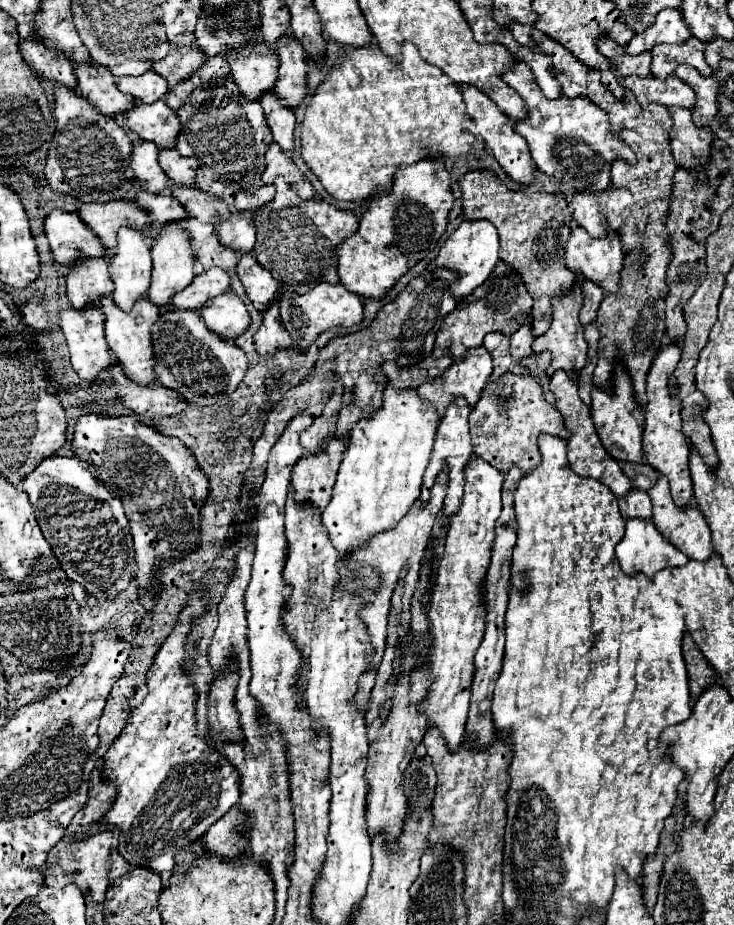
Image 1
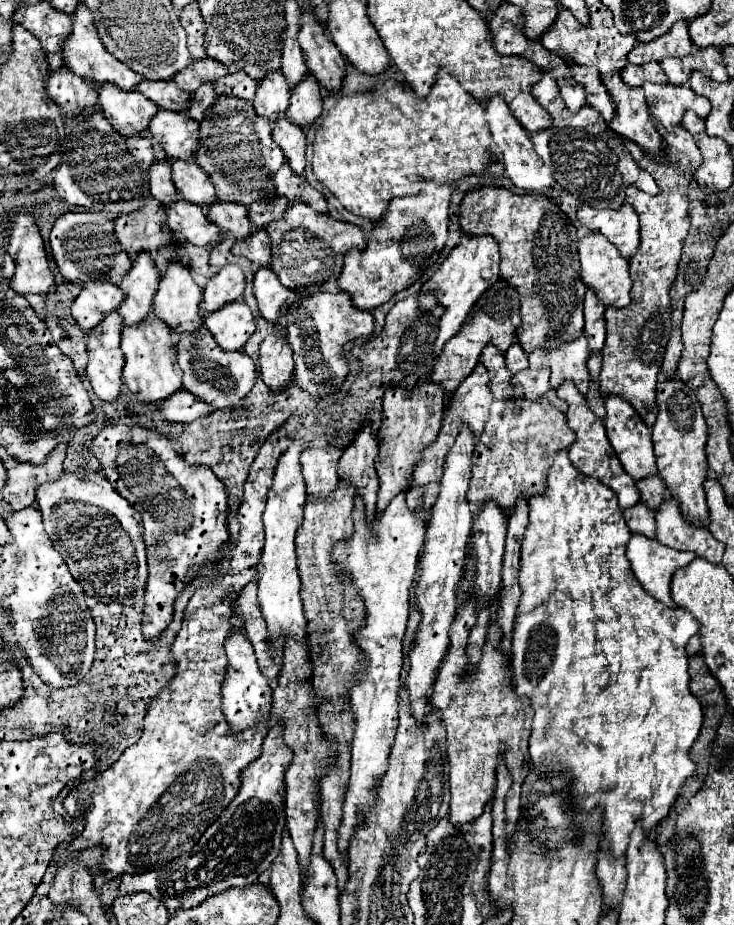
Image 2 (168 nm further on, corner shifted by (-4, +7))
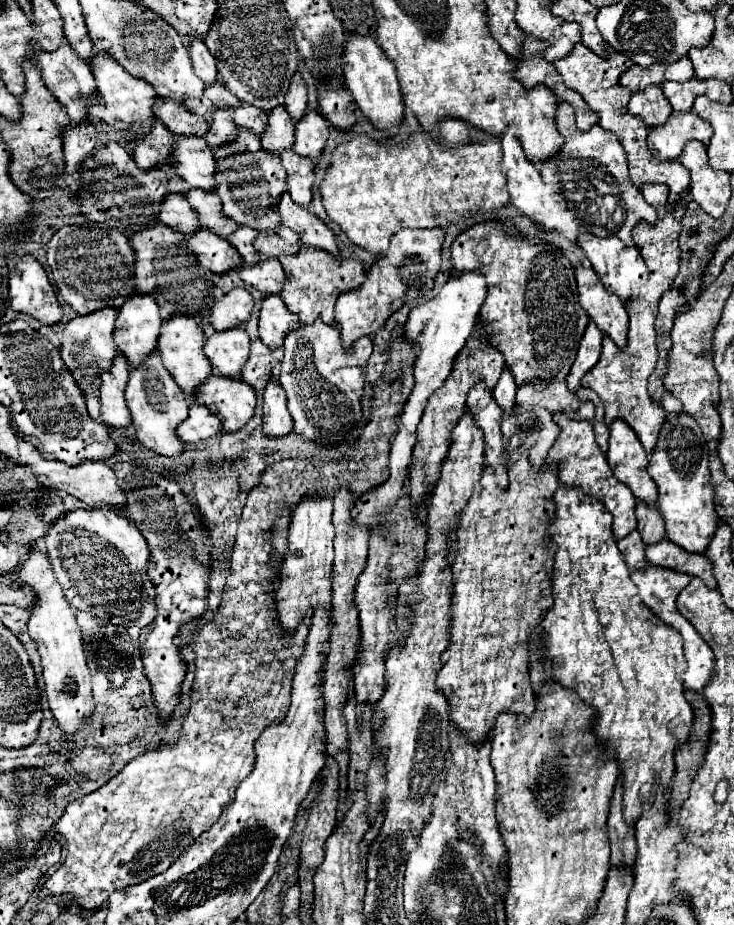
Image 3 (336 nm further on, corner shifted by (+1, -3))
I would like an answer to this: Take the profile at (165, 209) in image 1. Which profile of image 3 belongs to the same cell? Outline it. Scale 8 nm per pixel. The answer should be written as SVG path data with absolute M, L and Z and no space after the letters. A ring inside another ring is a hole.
M199 229L197 233L189 235L187 243L193 247L193 251L197 251L199 263L217 275L243 267L243 259L237 249L225 239L213 235L209 229Z

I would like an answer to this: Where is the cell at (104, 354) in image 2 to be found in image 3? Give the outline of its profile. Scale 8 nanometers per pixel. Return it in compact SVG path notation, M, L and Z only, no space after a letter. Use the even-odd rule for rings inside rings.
M115 357L111 373L101 375L101 421L107 427L127 427L131 423L129 407L125 403L125 387L129 381L125 357Z

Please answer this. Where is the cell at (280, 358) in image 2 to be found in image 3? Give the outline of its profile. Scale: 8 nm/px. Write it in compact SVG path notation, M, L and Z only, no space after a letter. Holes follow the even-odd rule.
M267 383L263 395L263 433L267 437L283 437L293 431L293 419L287 411L287 399L281 385Z

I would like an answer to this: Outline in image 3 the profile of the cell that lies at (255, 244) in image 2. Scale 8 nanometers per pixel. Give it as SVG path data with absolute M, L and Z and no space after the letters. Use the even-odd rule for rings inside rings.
M267 259L259 265L245 265L237 273L247 285L255 287L261 295L279 295L285 283L285 271L279 259Z

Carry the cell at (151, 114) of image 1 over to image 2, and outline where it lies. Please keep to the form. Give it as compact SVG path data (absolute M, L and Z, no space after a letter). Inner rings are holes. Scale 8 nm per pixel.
M158 109L150 119L148 133L162 145L168 157L194 159L194 149L198 149L198 121L186 117L186 113Z

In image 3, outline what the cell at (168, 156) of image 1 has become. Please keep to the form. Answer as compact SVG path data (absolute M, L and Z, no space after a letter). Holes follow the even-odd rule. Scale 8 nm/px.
M193 189L185 197L191 203L191 207L197 211L201 227L215 231L215 235L219 235L219 237L229 237L233 231L237 231L239 225L223 213L221 199L217 199L217 195L213 191L195 191Z

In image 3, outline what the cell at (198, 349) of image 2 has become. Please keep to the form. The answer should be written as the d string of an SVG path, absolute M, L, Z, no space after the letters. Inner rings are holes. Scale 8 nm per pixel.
M211 375L195 399L221 417L225 431L243 429L255 413L255 391L241 379Z

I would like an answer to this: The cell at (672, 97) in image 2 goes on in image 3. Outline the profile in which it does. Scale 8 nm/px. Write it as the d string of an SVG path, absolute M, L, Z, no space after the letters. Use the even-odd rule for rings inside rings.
M671 113L669 123L665 127L657 127L657 131L649 131L649 147L657 155L659 161L671 161L677 159L689 141L701 141L703 145L709 145L709 139L713 137L711 127L701 121L699 115L677 115Z

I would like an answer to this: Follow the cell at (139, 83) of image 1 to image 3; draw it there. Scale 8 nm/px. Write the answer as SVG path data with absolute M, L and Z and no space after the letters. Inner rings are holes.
M157 99L155 103L155 117L175 135L193 135L203 137L209 131L209 121L193 115L185 109L185 105L175 103L171 99Z

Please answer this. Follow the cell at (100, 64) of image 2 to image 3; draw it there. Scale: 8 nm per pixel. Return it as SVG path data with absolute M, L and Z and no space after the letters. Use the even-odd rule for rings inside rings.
M97 55L91 59L91 71L97 81L97 105L93 105L91 111L91 121L105 121L105 123L115 123L121 121L129 127L131 135L147 135L149 129L153 127L155 113L153 113L153 103L157 99L155 89L133 75L129 75L117 61L113 61L109 55Z

